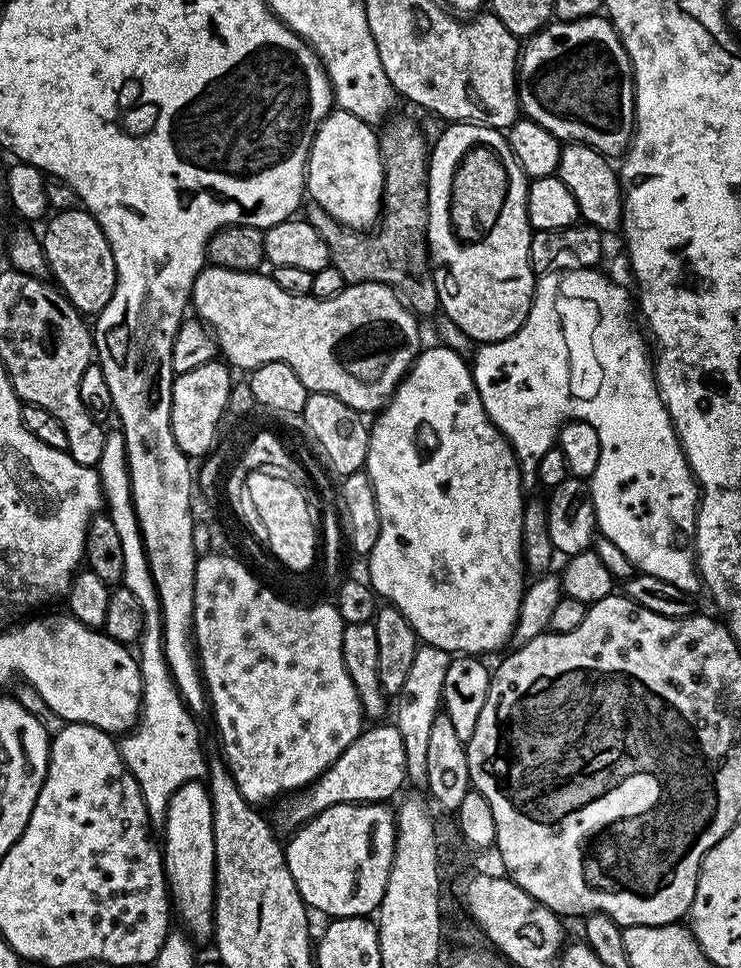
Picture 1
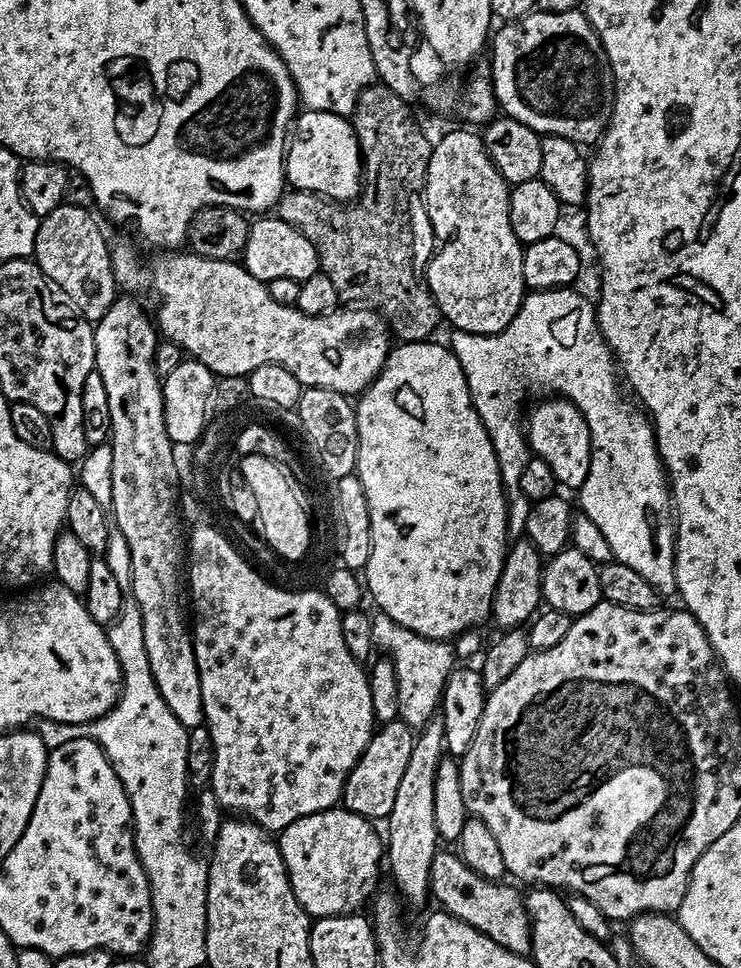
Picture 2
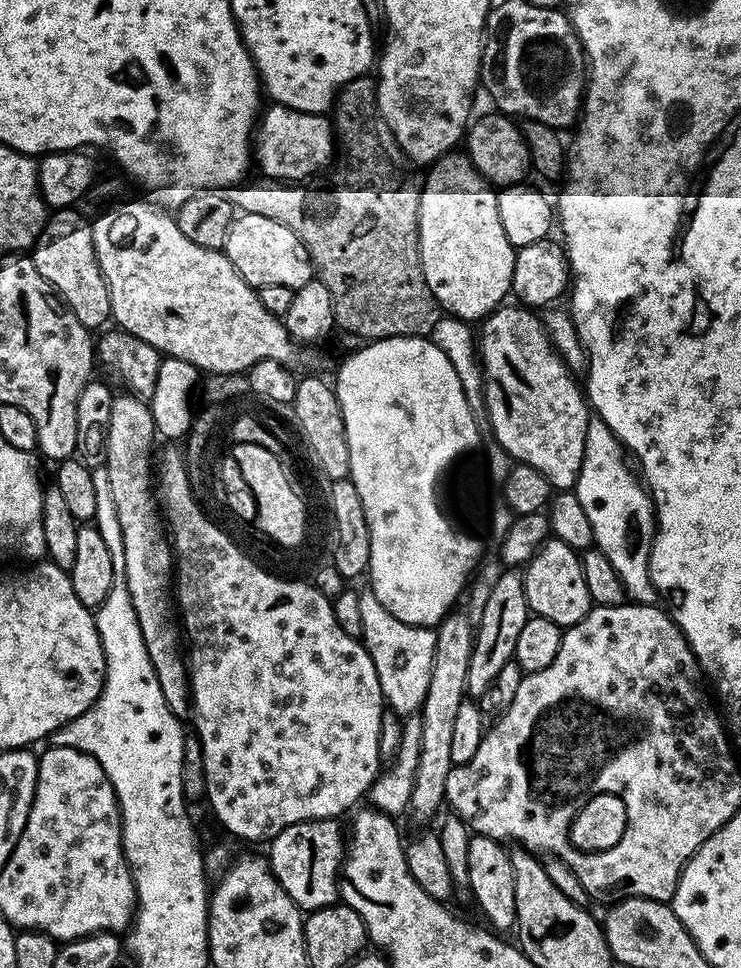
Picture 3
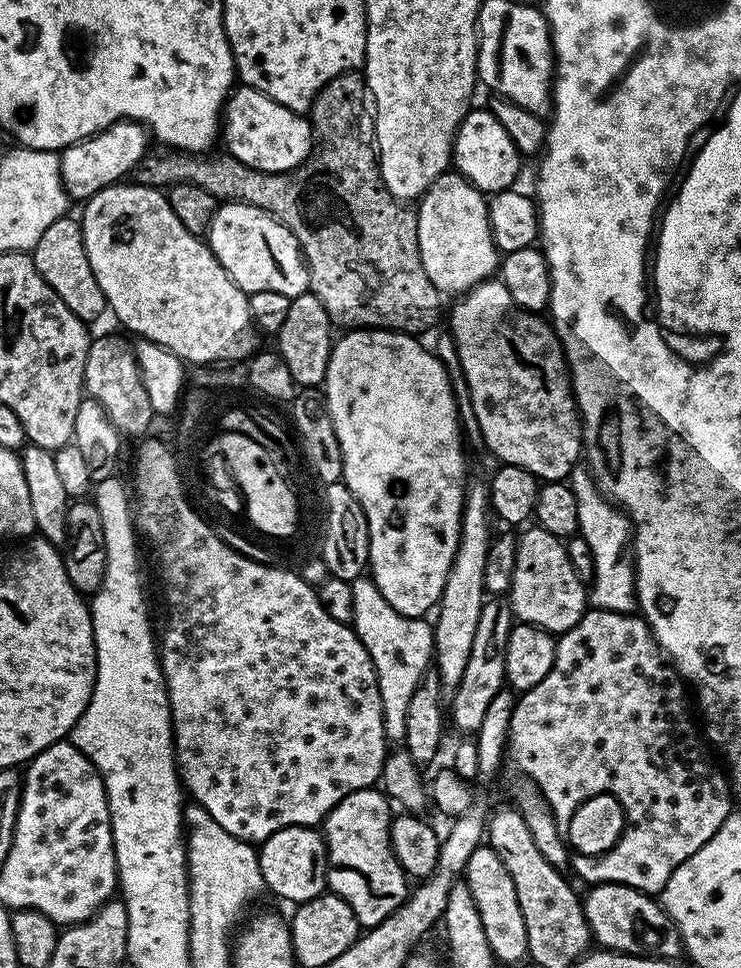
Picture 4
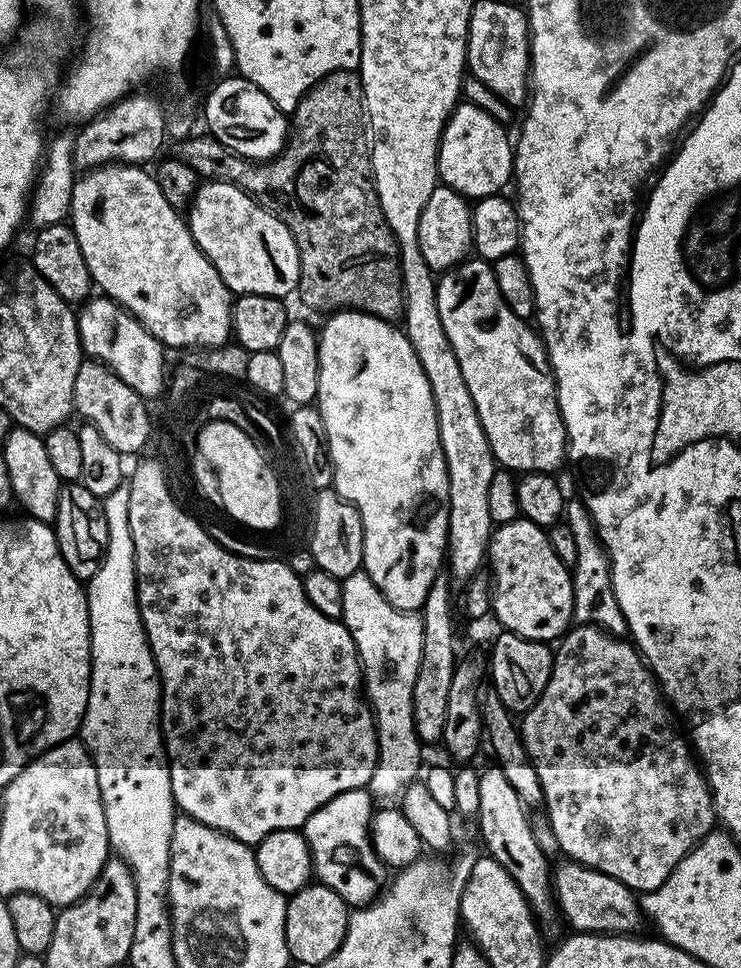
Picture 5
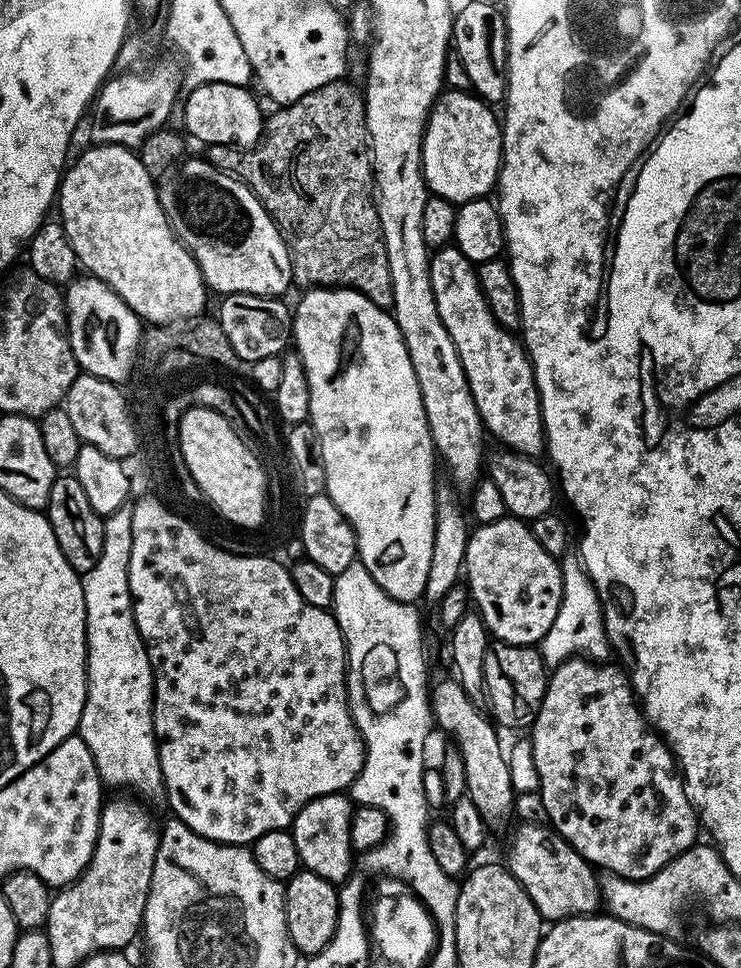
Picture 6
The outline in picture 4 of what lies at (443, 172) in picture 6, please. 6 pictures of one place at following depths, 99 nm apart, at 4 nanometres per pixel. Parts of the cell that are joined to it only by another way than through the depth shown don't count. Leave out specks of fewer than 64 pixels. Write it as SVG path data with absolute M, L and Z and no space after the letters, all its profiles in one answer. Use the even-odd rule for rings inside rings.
M469 110L458 126L456 141L452 144L452 164L455 171L470 181L479 192L491 194L509 191L520 172L521 154L491 110L476 111Z

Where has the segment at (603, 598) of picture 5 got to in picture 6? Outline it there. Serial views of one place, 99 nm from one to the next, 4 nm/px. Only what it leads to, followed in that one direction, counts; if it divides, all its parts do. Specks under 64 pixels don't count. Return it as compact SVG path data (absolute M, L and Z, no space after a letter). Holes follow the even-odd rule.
M569 554L562 561L562 606L558 606L558 618L554 618L550 630L540 640L538 651L545 665L552 670L573 656L583 656L597 662L609 659L610 645L604 629L604 611L579 555Z

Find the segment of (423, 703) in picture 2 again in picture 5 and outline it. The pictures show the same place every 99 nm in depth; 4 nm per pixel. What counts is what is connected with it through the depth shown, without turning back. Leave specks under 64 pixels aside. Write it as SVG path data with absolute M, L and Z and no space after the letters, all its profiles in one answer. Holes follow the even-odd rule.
M361 570L343 577L342 580L342 622L350 630L350 634L354 638L354 646L356 652L360 656L360 666L364 674L364 691L366 693L366 699L371 707L372 714L376 718L376 737L378 738L378 762L374 766L374 774L372 775L372 782L370 785L371 791L375 793L377 797L380 796L393 796L393 798L399 797L403 793L404 789L409 784L413 783L417 779L416 771L420 768L420 751L422 751L422 745L420 743L420 736L416 732L414 726L414 706L412 705L412 695L414 694L414 678L418 678L418 662L422 658L422 619L416 612L400 612L395 608L392 603L378 590L378 586L374 586L374 582L368 576L368 573Z

